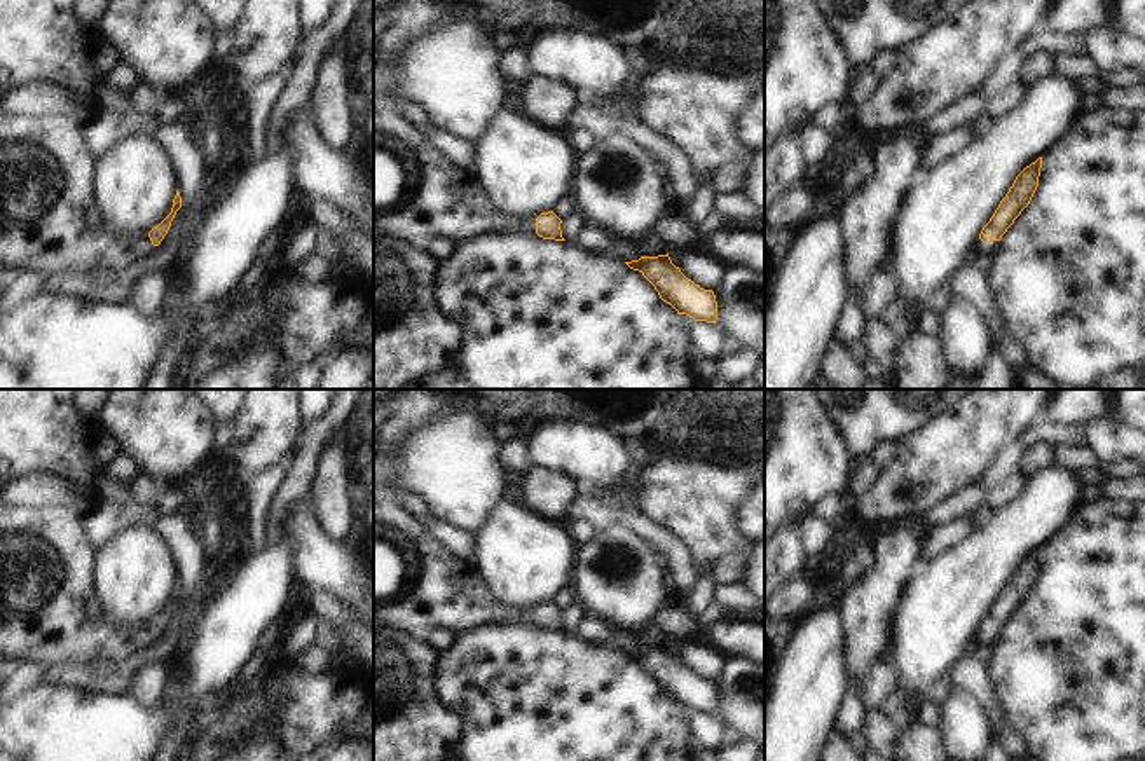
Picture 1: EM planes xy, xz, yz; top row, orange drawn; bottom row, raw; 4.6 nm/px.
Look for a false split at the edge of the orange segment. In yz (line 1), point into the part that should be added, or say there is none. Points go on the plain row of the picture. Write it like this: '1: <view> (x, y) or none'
1: yz (980, 637)

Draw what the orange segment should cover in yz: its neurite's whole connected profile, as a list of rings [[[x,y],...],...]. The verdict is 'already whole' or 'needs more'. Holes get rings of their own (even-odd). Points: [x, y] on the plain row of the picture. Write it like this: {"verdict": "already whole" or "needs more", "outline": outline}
{"verdict": "needs more", "outline": [[[1042,548],[1026,557],[1014,571],[1012,578],[1000,592],[990,613],[983,618],[979,630],[974,635],[977,644],[995,646],[1000,637],[1002,627],[1030,595],[1037,578],[1042,559]]]}

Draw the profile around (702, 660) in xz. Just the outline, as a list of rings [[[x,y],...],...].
[[[688,639],[679,644],[679,660],[695,675],[712,682],[724,667],[724,656],[696,639]]]

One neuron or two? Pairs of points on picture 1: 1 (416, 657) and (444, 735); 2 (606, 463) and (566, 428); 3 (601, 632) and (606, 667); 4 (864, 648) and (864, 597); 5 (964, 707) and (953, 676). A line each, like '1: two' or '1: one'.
1: one
2: one
3: two
4: one
5: two

